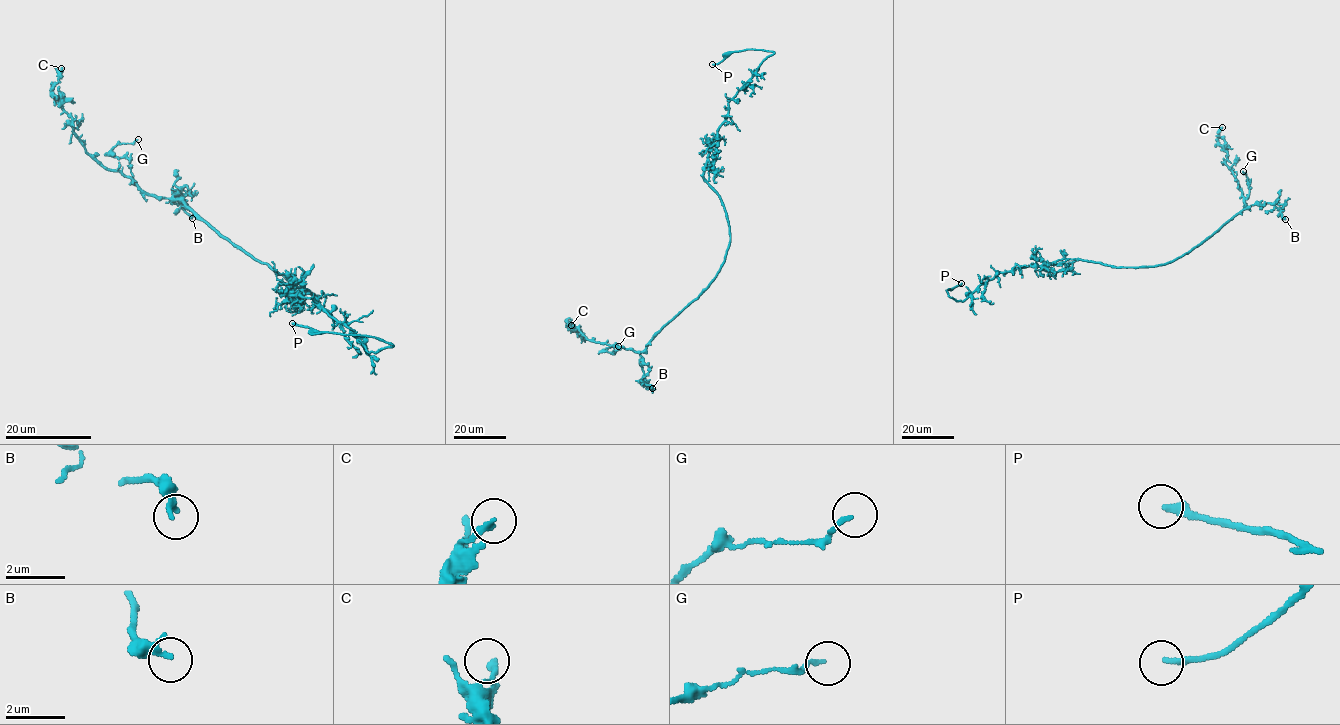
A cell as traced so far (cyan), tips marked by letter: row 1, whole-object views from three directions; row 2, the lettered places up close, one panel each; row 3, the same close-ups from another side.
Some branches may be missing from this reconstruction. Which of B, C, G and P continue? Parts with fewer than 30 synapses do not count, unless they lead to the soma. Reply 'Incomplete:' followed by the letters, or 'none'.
Incomplete: P

